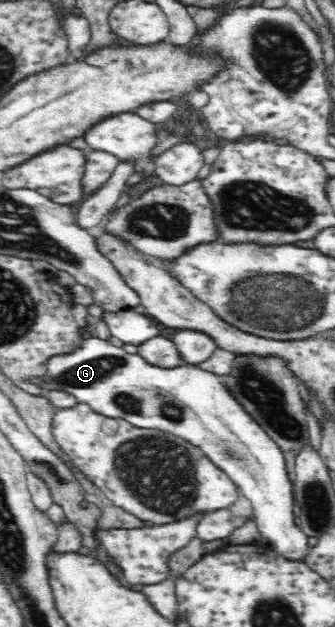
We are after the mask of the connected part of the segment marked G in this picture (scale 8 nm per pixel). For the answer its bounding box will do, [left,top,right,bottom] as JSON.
[36,335,309,560]

